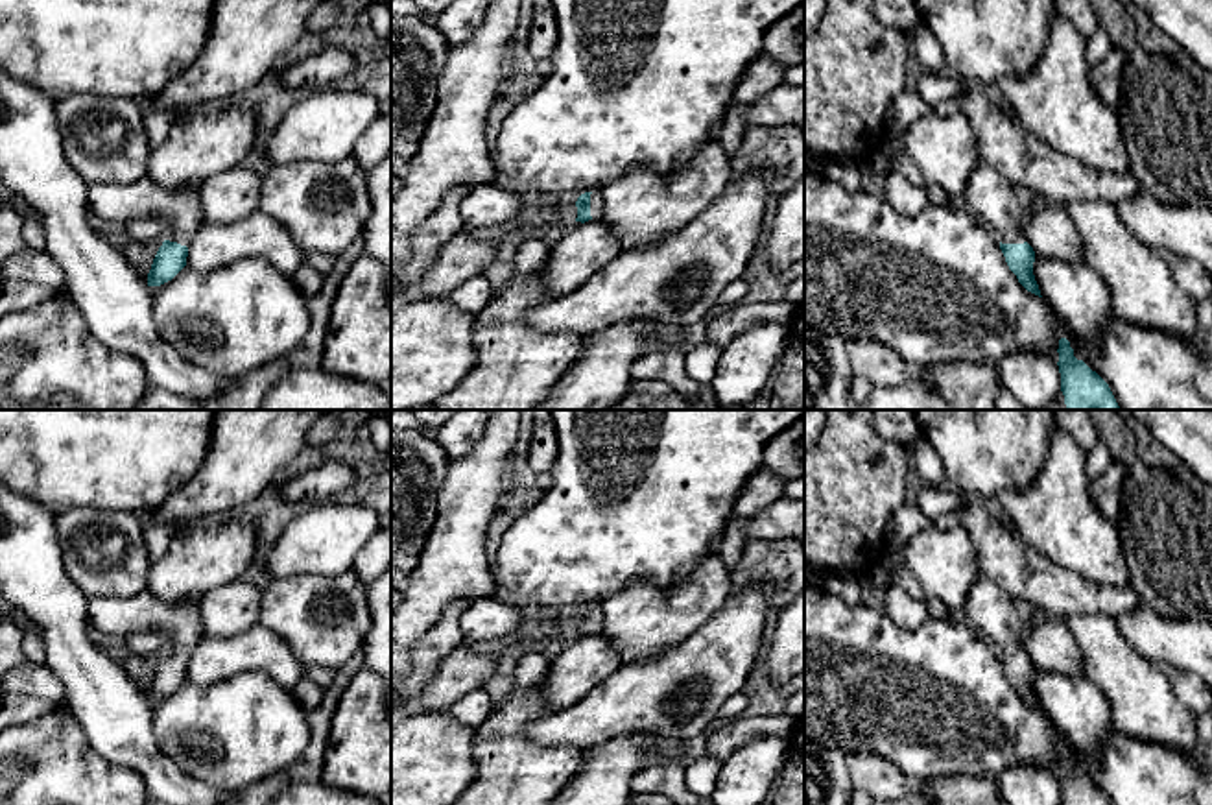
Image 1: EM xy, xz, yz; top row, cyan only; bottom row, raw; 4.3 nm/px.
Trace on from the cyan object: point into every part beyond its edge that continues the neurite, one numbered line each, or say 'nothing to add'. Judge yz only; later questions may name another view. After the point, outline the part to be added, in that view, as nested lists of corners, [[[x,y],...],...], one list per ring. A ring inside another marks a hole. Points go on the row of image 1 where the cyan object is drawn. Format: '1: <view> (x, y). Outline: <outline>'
1: yz (989, 196). Outline: [[[978,162],[968,174],[963,201],[1002,244],[1024,244],[1026,214],[1015,194],[1015,186],[992,166]]]

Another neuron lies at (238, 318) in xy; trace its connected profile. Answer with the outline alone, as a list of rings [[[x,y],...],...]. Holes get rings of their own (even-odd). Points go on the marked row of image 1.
[[[244,258],[210,273],[184,266],[172,281],[148,288],[160,336],[183,358],[227,378],[286,360],[310,329],[306,297],[291,277],[277,273],[262,258]]]

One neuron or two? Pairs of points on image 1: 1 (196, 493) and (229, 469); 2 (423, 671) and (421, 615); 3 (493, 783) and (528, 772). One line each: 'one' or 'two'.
1: one
2: two
3: one

